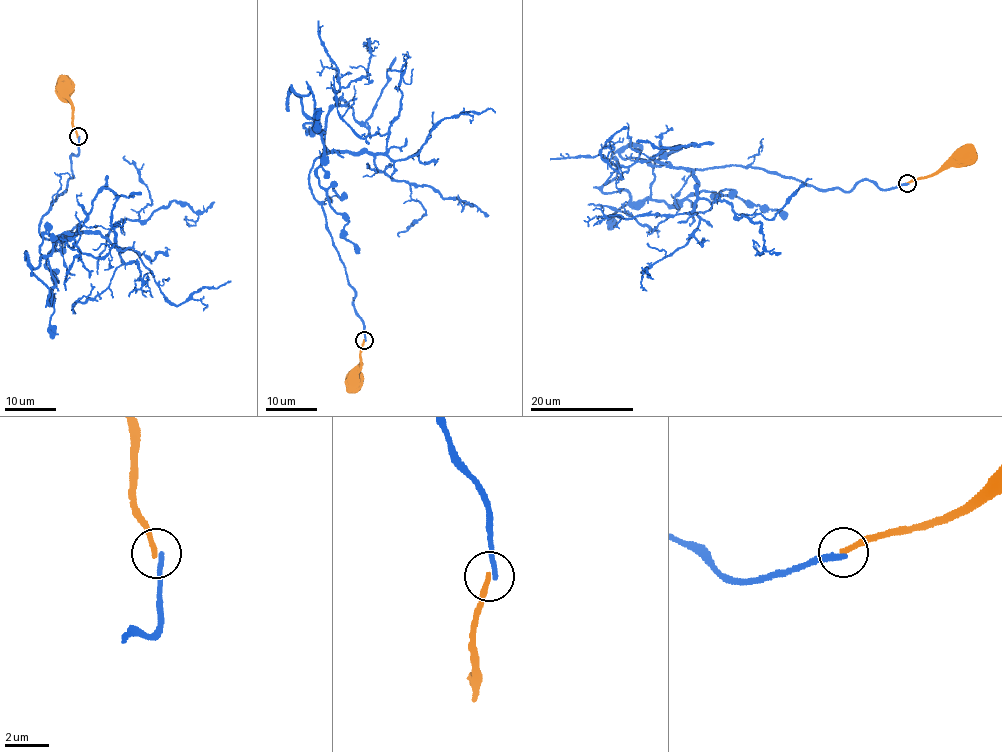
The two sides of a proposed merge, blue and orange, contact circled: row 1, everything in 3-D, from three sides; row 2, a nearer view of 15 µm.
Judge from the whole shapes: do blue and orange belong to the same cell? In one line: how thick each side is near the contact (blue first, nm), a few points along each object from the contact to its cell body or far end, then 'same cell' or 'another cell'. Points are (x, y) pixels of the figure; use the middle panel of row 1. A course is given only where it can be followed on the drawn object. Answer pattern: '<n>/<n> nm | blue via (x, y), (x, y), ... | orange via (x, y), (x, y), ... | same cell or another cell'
280/240 nm | blue via (365, 340), (309, 185), (323, 137), (306, 123), (321, 133), (318, 185), (357, 253) | orange via (364, 341), (360, 370), (350, 375), (351, 377) | another cell

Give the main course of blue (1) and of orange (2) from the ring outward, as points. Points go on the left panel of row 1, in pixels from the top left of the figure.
1: (79, 136), (73, 178), (38, 228), (58, 243), (43, 234), (40, 247), (55, 286), (47, 253), (78, 232)
2: (77, 136), (71, 104), (62, 88)

